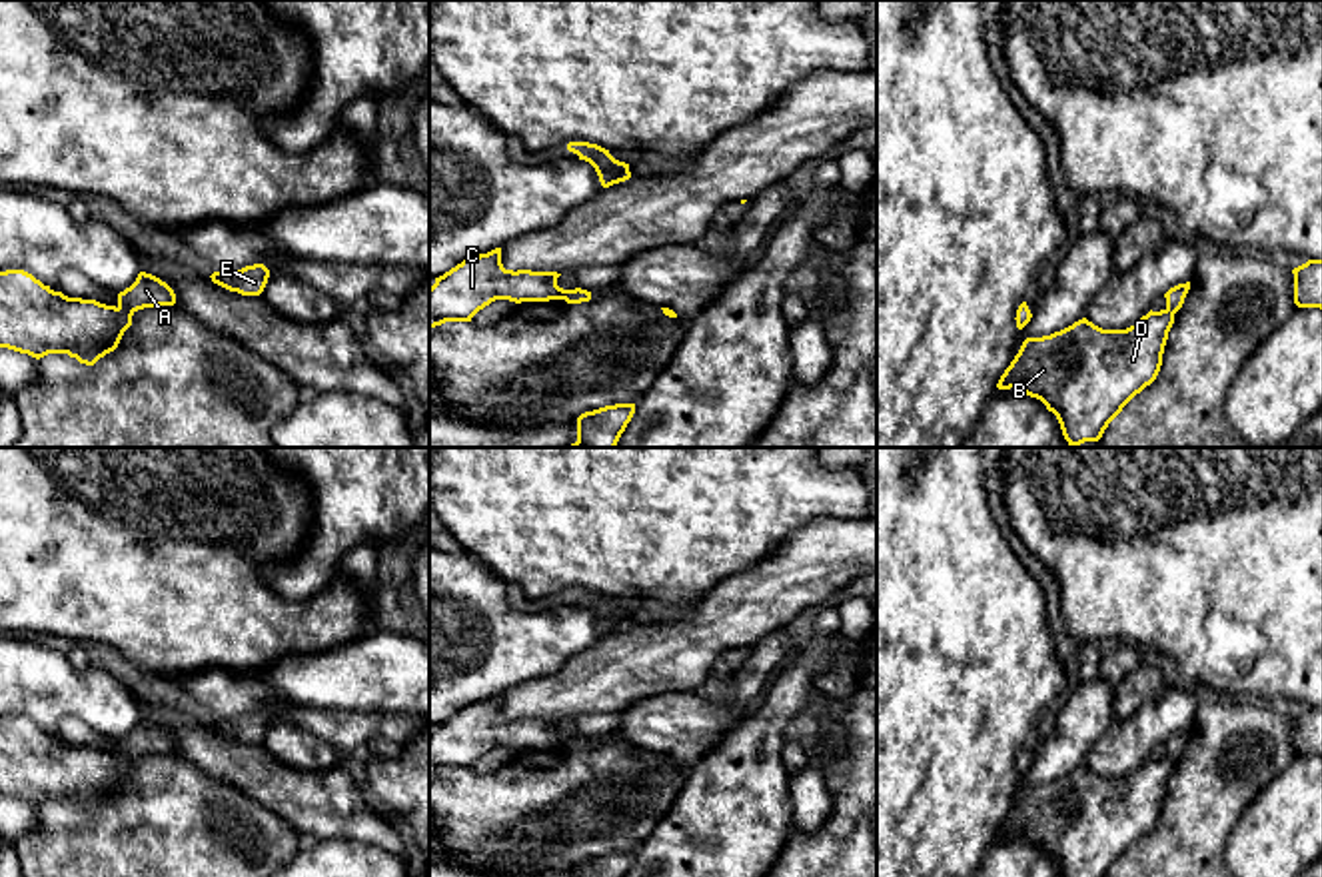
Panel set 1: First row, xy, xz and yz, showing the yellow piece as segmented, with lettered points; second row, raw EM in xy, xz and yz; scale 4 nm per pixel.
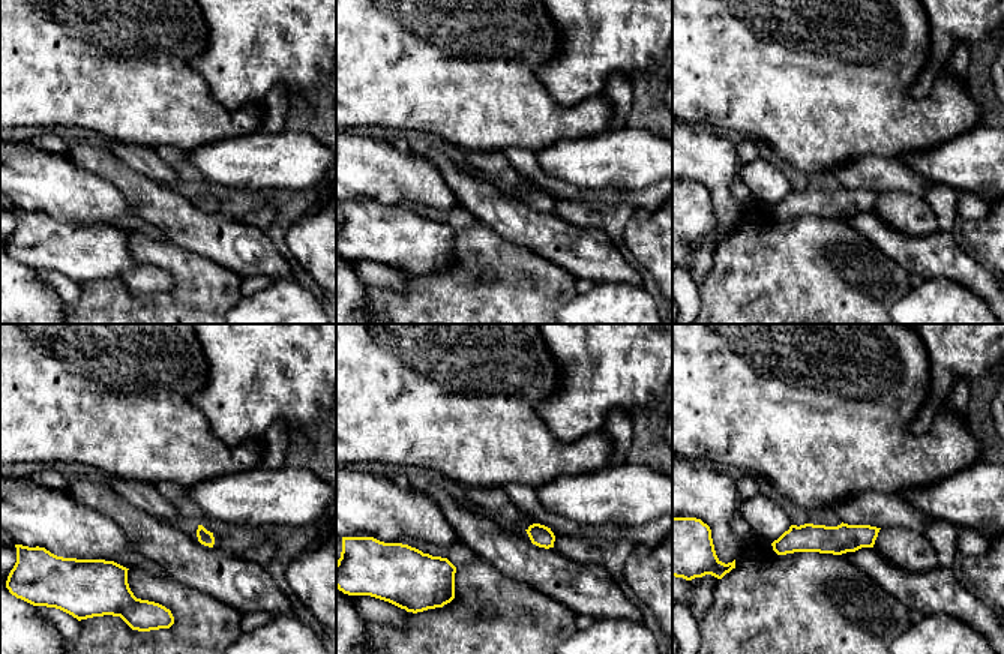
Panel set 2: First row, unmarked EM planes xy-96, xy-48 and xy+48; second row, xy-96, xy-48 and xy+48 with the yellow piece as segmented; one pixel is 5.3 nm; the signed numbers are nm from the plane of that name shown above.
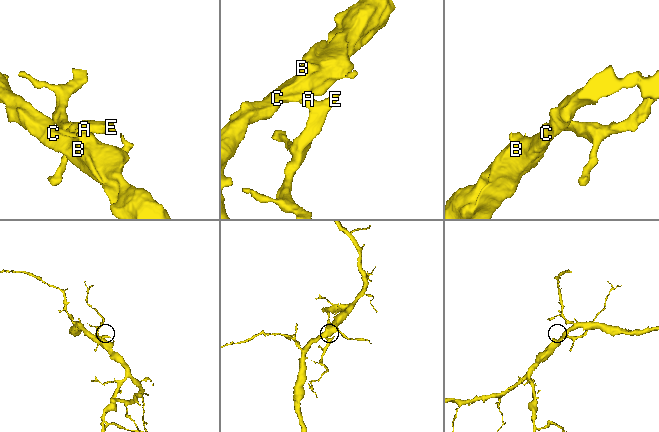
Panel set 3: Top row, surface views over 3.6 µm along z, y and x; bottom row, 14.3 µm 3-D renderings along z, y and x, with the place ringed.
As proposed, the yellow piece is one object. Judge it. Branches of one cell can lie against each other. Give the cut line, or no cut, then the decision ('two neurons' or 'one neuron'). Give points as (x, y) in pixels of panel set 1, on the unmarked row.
cut xy (118, 754), (132, 762); two neurons

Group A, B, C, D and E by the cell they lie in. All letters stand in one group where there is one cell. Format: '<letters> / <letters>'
A E / B C D

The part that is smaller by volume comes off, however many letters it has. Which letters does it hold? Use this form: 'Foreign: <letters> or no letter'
Foreign: A, E

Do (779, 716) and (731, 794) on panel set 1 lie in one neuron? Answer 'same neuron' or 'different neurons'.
same neuron

